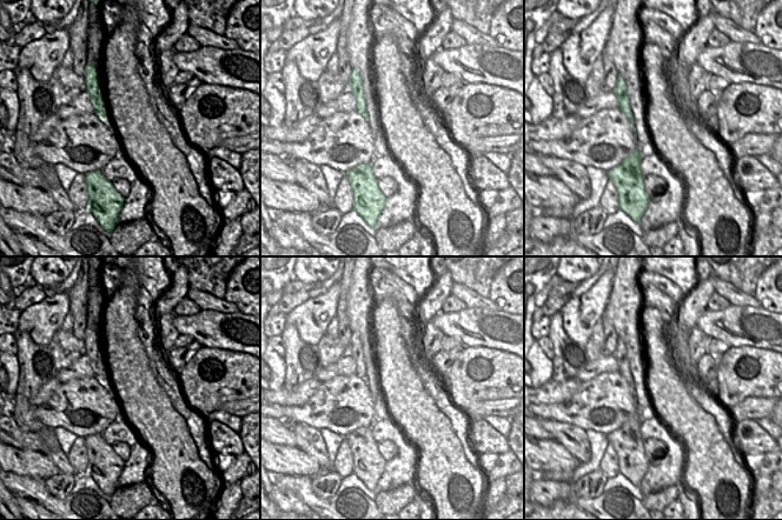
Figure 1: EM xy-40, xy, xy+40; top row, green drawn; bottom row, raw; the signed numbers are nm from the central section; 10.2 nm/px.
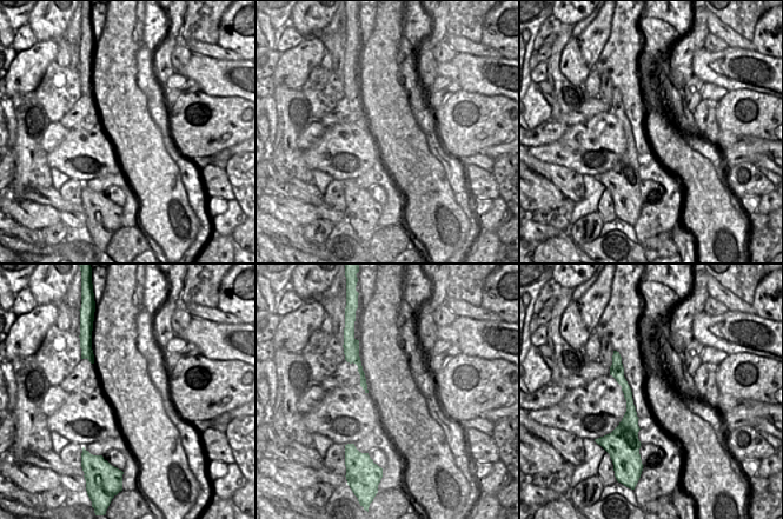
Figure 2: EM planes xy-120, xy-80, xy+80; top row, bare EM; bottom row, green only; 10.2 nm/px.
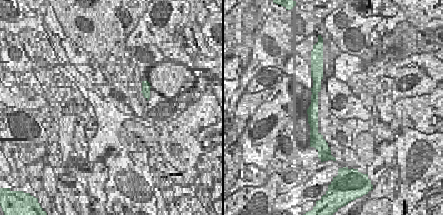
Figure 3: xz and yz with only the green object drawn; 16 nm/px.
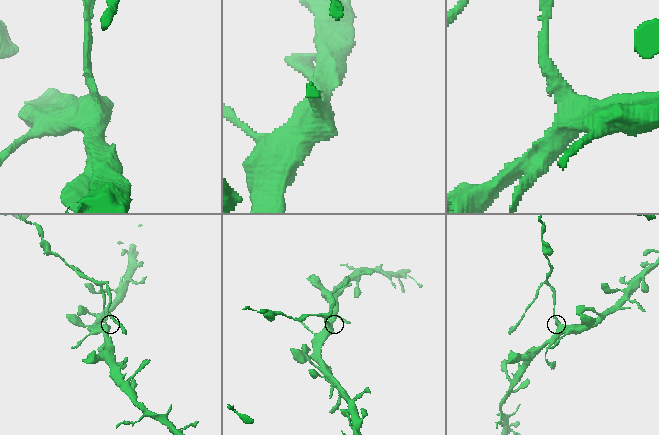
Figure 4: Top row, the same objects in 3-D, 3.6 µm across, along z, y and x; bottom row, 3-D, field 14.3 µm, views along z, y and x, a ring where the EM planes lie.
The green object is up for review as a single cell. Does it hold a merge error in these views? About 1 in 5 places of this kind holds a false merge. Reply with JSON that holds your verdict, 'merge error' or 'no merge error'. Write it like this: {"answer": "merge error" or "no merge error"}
{"answer": "merge error"}

